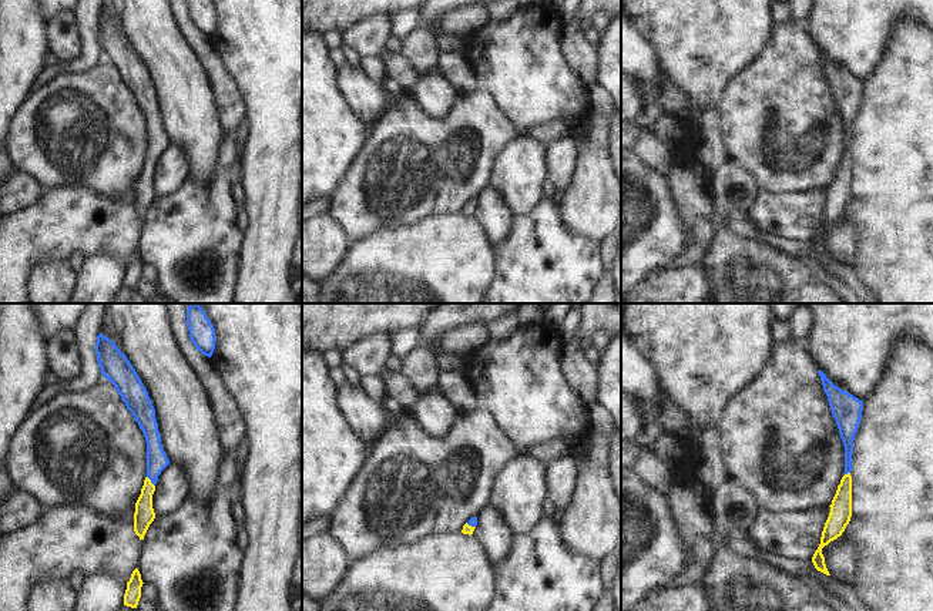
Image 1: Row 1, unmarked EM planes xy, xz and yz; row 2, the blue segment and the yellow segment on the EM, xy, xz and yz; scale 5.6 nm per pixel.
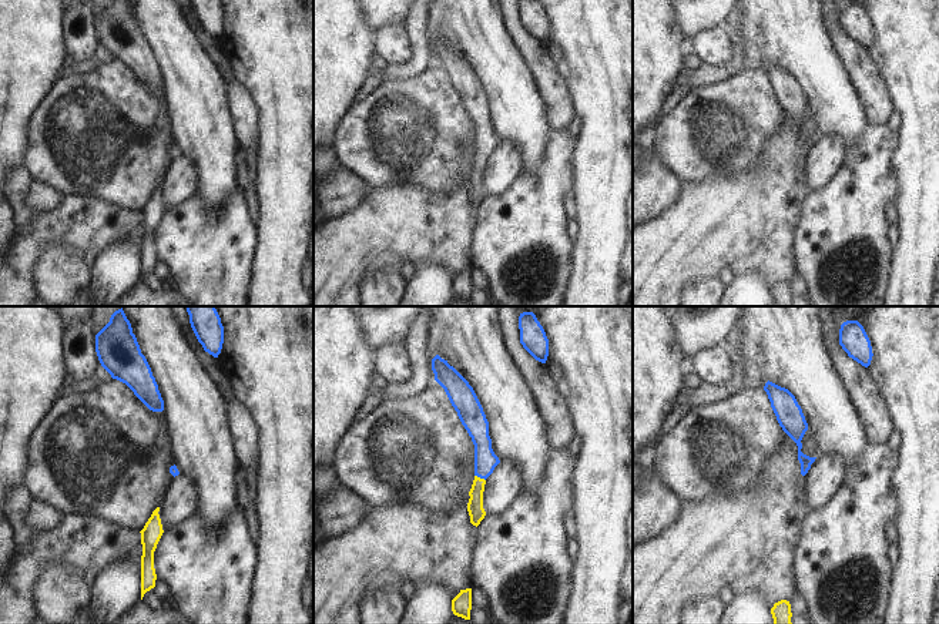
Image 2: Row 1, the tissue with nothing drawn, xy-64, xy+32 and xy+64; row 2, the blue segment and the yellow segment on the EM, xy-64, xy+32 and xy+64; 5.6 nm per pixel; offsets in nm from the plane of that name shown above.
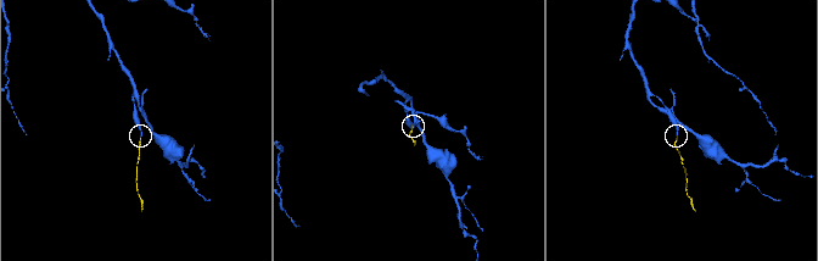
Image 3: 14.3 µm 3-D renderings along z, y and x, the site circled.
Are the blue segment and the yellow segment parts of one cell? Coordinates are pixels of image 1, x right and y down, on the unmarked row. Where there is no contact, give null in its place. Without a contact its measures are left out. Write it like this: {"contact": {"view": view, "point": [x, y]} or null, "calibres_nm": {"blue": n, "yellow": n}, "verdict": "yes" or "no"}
{"contact": {"view": "xy", "point": [151, 163]}, "calibres_nm": {"blue": 120, "yellow": 120}, "verdict": "yes"}

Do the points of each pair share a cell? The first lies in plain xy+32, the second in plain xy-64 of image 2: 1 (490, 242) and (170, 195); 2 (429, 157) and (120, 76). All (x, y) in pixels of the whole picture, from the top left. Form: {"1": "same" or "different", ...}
{"1": "different", "2": "same"}

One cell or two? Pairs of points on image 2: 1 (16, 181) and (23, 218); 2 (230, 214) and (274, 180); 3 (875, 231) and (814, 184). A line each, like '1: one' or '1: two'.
1: one
2: two
3: two

